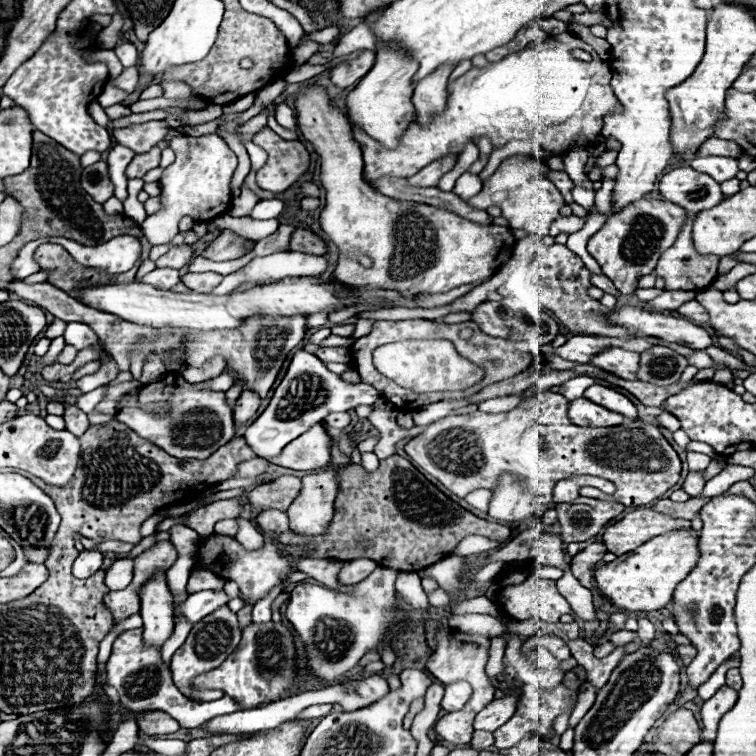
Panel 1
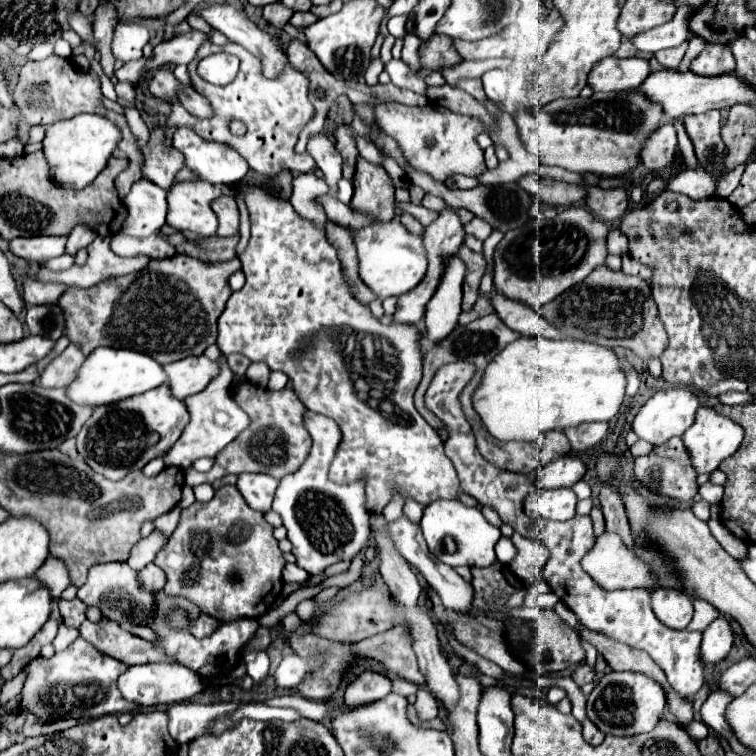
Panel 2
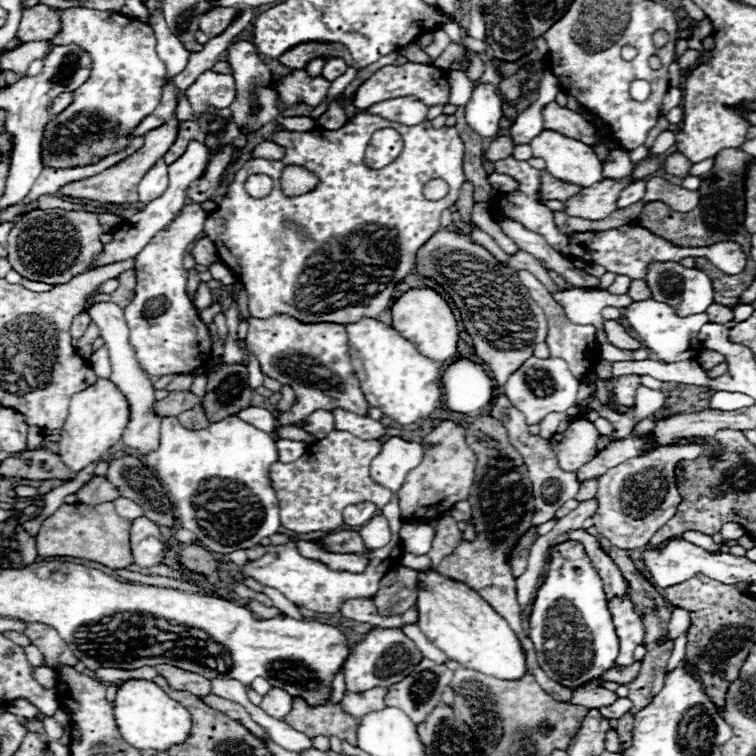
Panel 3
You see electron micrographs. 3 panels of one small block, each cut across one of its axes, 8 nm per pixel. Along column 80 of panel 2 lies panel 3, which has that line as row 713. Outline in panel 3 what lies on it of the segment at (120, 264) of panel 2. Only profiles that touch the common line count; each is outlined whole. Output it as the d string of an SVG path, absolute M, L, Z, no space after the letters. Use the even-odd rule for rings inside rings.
M272 688L272 690L262 698L260 708L262 708L268 716L272 716L272 718L276 718L276 720L282 720L282 718L290 712L290 708L292 708L292 696L290 696L288 692L280 690L280 688Z

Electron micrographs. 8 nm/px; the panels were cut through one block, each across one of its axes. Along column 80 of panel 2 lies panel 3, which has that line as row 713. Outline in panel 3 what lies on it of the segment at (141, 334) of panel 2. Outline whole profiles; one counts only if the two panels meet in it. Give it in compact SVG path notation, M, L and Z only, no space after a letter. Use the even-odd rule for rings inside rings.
M296 696L292 700L292 712L284 718L284 722L288 722L296 730L302 730L310 738L338 736L340 740L356 746L356 720L332 700L320 706L310 706L304 702L304 698Z

